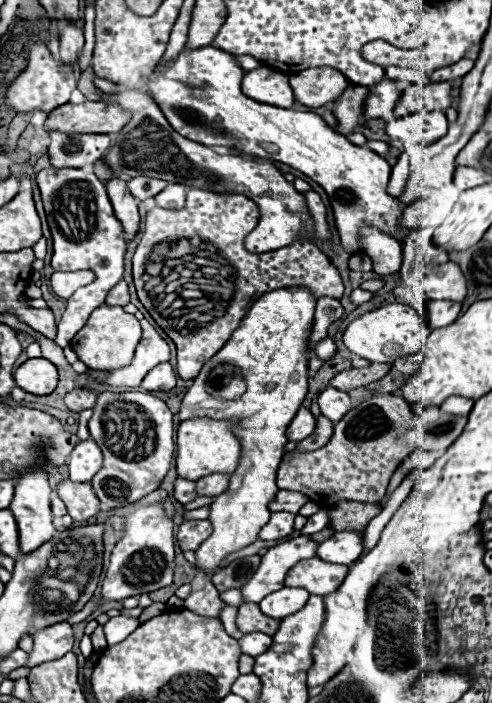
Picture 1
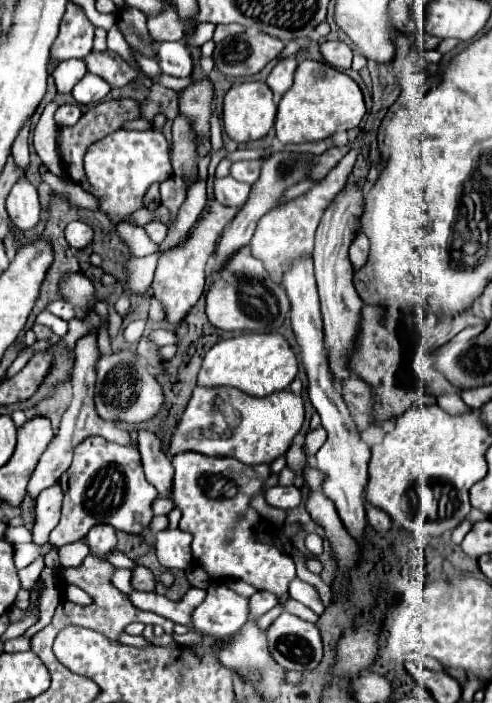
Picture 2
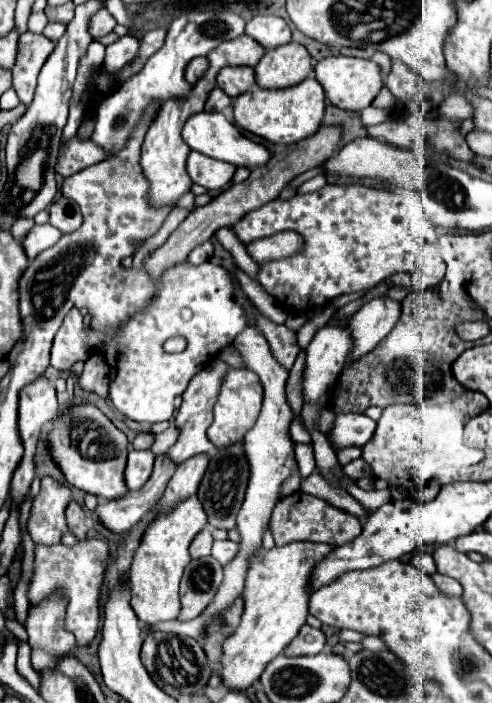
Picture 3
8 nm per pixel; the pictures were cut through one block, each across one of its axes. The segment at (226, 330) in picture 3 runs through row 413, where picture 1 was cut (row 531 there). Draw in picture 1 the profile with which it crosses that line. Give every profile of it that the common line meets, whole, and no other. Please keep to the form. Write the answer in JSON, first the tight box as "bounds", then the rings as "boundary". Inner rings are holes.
{"bounds":[102,500,176,600],"boundary":[[[138,500],[134,504],[124,506],[124,536],[116,542],[106,580],[102,584],[102,598],[108,600],[124,600],[136,594],[148,594],[172,584],[172,564],[176,556],[174,548],[174,522],[166,514],[162,502],[144,502]]]}

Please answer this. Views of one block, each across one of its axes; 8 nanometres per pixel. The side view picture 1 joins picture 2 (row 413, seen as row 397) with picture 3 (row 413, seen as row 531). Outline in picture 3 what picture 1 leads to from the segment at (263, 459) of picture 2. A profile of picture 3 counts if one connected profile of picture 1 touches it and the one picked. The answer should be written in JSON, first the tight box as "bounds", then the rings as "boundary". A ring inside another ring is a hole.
{"bounds":[208,368,264,450],"boundary":[[[248,368],[228,370],[228,374],[224,378],[224,384],[222,384],[222,390],[220,390],[220,396],[218,396],[218,402],[214,406],[212,426],[208,428],[208,438],[218,450],[242,442],[244,434],[256,424],[256,420],[260,416],[262,396],[264,396],[262,382],[252,370],[248,370]]]}

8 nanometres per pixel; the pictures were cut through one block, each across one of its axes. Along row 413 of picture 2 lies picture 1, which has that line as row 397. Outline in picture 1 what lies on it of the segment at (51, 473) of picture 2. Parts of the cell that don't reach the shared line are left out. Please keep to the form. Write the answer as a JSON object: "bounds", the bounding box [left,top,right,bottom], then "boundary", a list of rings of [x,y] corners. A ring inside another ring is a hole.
{"bounds":[64,390,96,412],"boundary":[[[72,390],[64,396],[64,402],[66,406],[72,410],[72,412],[82,412],[82,410],[88,410],[88,408],[94,408],[96,404],[96,394],[88,392],[88,390]]]}

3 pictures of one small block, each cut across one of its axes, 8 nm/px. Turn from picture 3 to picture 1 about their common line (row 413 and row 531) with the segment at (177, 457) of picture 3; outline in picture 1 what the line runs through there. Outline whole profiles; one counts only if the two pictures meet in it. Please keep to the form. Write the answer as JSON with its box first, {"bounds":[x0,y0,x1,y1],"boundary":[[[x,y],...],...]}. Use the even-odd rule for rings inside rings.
{"bounds":[178,520,212,550],"boundary":[[[186,520],[178,528],[180,550],[196,550],[212,532],[210,520]]]}

